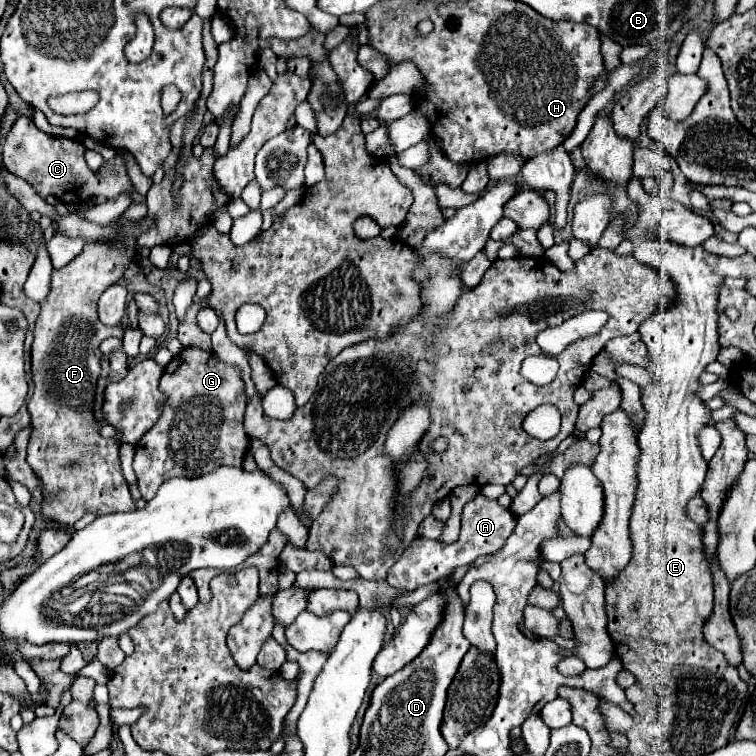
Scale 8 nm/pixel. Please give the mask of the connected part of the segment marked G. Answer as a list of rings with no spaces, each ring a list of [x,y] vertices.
[[[185,347],[165,367],[159,389],[169,395],[165,411],[137,443],[133,461],[145,501],[153,499],[159,485],[171,477],[199,477],[221,465],[241,467],[249,449],[249,437],[243,431],[247,395],[235,367],[223,363],[213,351]]]

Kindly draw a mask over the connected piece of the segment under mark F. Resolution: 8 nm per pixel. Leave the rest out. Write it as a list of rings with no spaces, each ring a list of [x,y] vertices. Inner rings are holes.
[[[127,221],[119,233],[113,245],[105,243],[85,243],[85,249],[75,261],[71,261],[63,269],[53,271],[53,283],[51,283],[51,293],[47,301],[41,305],[41,315],[37,319],[35,327],[35,339],[33,339],[33,383],[35,383],[35,393],[27,403],[29,415],[31,415],[31,439],[27,445],[27,463],[31,469],[41,477],[43,483],[43,493],[45,493],[45,503],[43,503],[43,515],[49,519],[55,519],[61,525],[73,527],[85,513],[119,513],[119,511],[135,511],[133,497],[129,493],[129,485],[121,475],[121,465],[119,465],[119,443],[113,439],[103,439],[99,435],[99,423],[93,419],[93,395],[95,395],[95,385],[97,377],[101,371],[101,351],[99,343],[105,337],[113,335],[123,335],[121,327],[107,327],[99,321],[97,317],[97,301],[101,293],[115,285],[125,267],[133,261],[137,255],[137,245],[135,237],[147,229],[147,221]]]

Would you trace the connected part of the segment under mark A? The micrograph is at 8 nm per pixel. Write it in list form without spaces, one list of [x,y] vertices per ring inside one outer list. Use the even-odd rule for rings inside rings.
[[[481,493],[477,497],[473,497],[461,513],[461,533],[459,539],[455,543],[443,543],[439,539],[425,539],[425,537],[415,537],[413,543],[409,545],[409,549],[401,555],[401,559],[389,569],[387,573],[387,583],[399,591],[415,591],[423,585],[435,583],[439,577],[451,575],[457,567],[461,565],[469,565],[471,561],[475,561],[481,555],[487,553],[495,553],[503,547],[503,543],[509,539],[509,535],[515,529],[515,515],[511,513],[511,509],[501,507],[495,499],[487,499]]]

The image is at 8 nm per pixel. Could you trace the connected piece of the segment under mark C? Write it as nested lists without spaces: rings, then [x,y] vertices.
[[[19,117],[9,131],[5,145],[3,145],[3,165],[13,175],[25,179],[43,199],[57,197],[63,203],[81,203],[85,199],[91,199],[95,195],[103,195],[105,199],[115,199],[121,193],[129,193],[133,203],[143,203],[145,197],[139,195],[127,177],[125,163],[117,155],[113,161],[107,161],[103,165],[101,173],[93,173],[85,163],[86,148],[75,141],[65,137],[51,137],[43,131],[39,131],[29,117]]]

